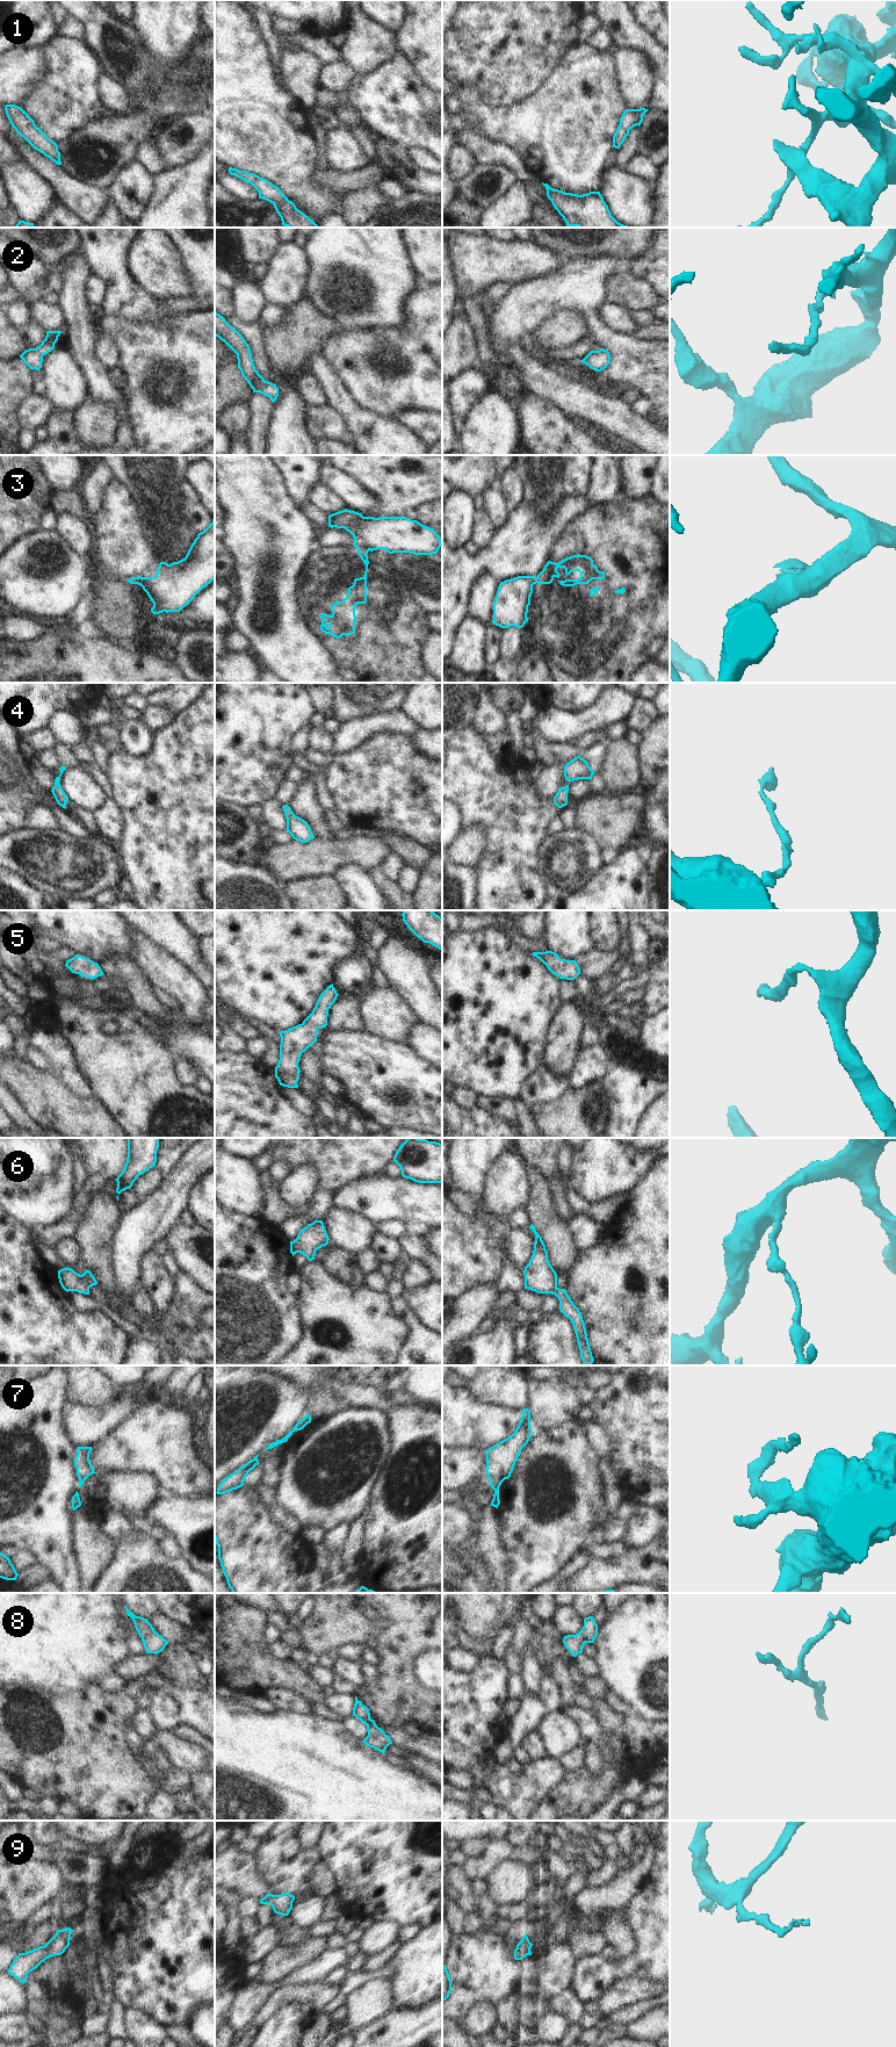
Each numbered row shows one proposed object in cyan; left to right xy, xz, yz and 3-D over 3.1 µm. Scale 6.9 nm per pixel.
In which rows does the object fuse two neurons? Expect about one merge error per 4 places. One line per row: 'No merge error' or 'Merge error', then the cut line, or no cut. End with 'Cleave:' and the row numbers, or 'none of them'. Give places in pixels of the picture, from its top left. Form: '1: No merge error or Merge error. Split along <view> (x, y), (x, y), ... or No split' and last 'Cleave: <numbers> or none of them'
1: No merge error. No split
2: No merge error. No split
3: Merge error. Split along xz (354, 545), (361, 545), (368, 550)
4: No merge error. No split
5: No merge error. No split
6: No merge error. No split
7: No merge error. No split
8: No merge error. No split
9: No merge error. No split
Cleave: 3.

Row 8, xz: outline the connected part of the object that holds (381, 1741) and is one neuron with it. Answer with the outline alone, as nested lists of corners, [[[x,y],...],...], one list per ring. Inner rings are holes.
[[[355,1696],[353,1716],[367,1725],[368,1736],[362,1740],[367,1746],[373,1747],[384,1754],[386,1747],[392,1744],[390,1737],[378,1728],[370,1718],[369,1709]]]

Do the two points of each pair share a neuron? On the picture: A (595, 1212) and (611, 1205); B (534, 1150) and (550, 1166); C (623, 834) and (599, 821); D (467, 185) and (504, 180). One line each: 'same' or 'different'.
A: same
B: same
C: same
D: same

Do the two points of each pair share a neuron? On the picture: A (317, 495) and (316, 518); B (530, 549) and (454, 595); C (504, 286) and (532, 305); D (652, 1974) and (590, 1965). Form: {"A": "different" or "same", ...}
{"A": "different", "B": "same", "C": "different", "D": "same"}

